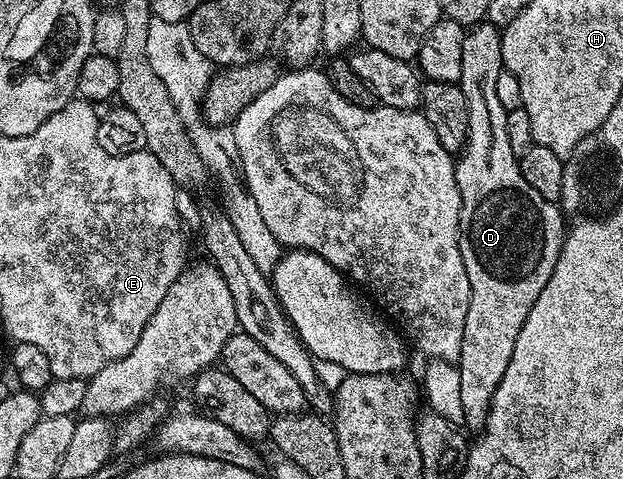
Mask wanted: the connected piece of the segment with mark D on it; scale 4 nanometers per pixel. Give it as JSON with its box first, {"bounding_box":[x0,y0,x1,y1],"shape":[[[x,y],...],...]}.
{"bounding_box":[455,22,565,429],"shape":[[[480,22],[464,35],[461,42],[461,78],[459,79],[459,89],[465,94],[465,102],[469,106],[469,134],[467,144],[463,151],[458,153],[455,160],[455,177],[457,178],[457,190],[461,194],[461,214],[459,215],[459,249],[461,258],[465,262],[465,274],[469,274],[469,314],[465,314],[465,334],[461,338],[461,354],[457,361],[457,367],[461,374],[461,410],[463,411],[463,424],[466,427],[482,429],[483,423],[487,420],[489,406],[497,386],[501,386],[501,378],[505,378],[505,370],[509,367],[509,358],[513,358],[513,346],[517,346],[517,334],[521,334],[521,326],[525,326],[525,318],[529,318],[529,310],[533,310],[533,302],[537,302],[537,294],[545,290],[545,282],[549,282],[549,274],[553,274],[553,266],[557,266],[557,258],[561,254],[563,237],[565,235],[564,213],[560,205],[554,200],[541,198],[519,169],[519,157],[513,154],[513,149],[509,146],[509,138],[505,131],[505,118],[507,111],[505,106],[501,106],[501,101],[497,98],[497,74],[505,71],[503,66],[503,34],[500,29],[492,24]]]}

